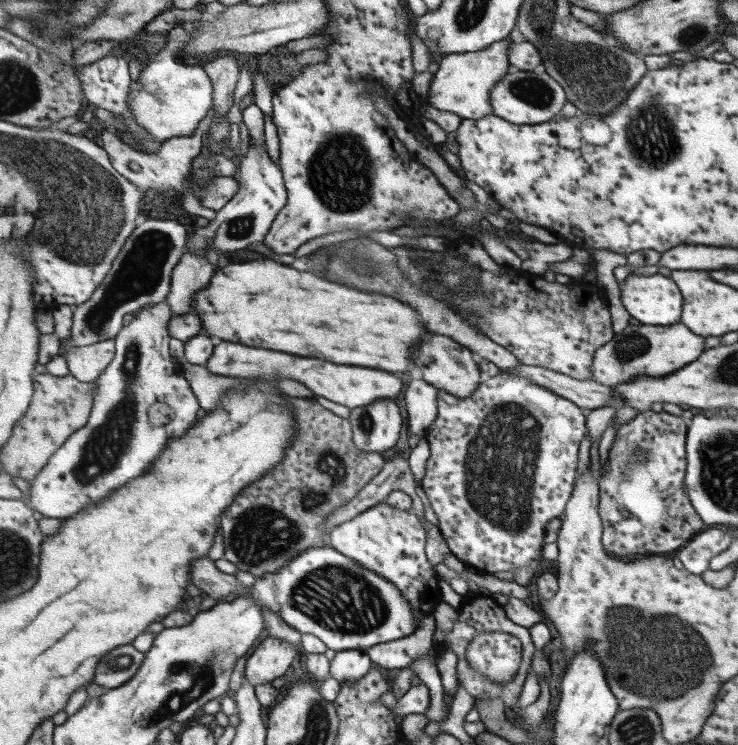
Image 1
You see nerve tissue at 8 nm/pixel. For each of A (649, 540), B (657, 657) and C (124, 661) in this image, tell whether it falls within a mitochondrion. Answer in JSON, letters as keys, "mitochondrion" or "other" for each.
{"A":"other","B":"mitochondrion","C":"mitochondrion"}

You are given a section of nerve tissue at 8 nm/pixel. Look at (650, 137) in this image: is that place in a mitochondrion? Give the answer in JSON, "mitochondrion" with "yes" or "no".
{"mitochondrion":"yes"}

